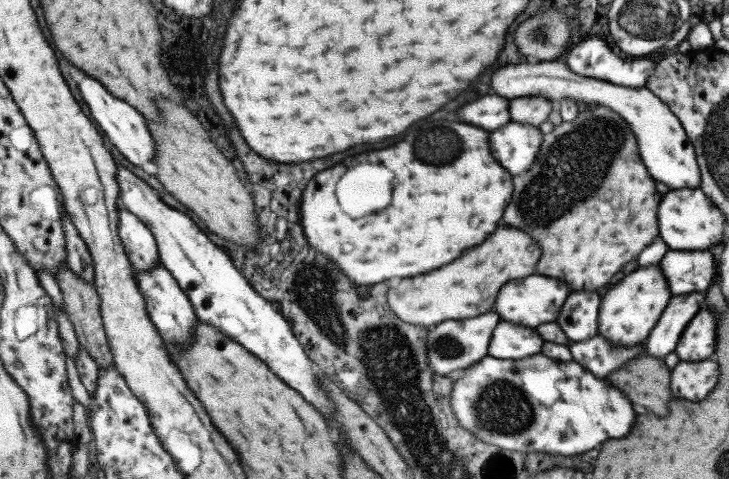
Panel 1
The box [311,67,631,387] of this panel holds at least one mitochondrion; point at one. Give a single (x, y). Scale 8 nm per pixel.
(444, 144)

